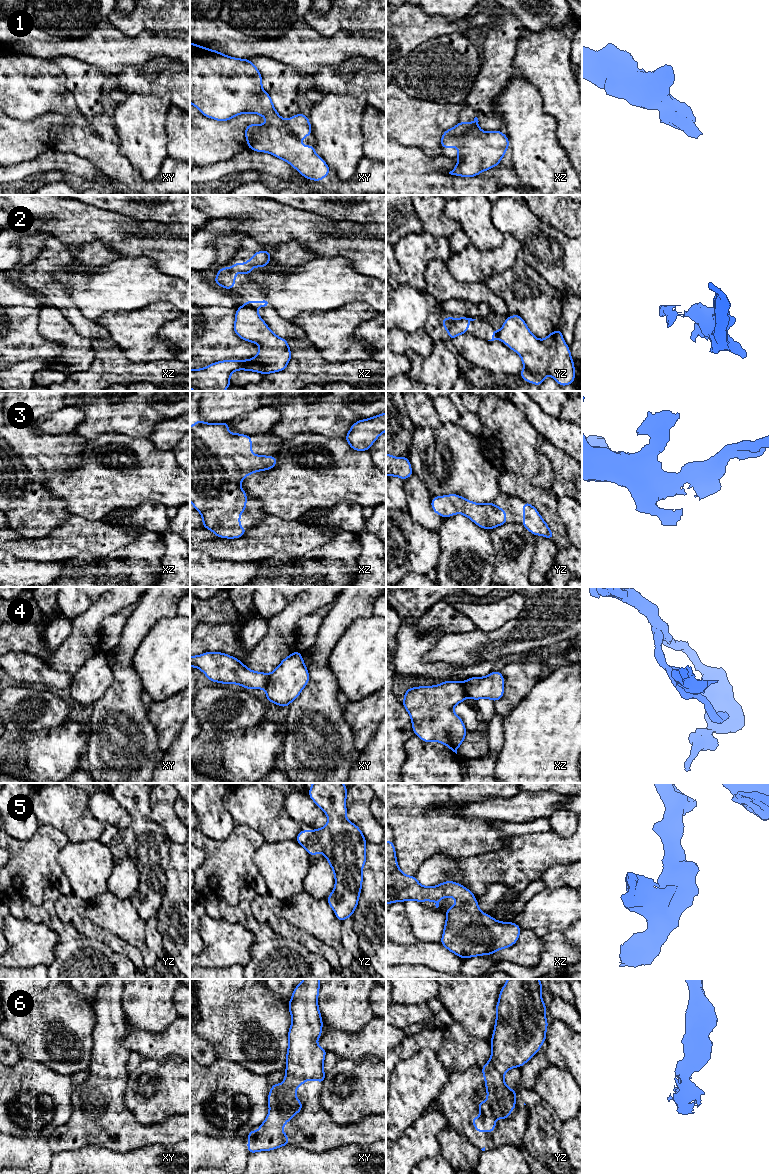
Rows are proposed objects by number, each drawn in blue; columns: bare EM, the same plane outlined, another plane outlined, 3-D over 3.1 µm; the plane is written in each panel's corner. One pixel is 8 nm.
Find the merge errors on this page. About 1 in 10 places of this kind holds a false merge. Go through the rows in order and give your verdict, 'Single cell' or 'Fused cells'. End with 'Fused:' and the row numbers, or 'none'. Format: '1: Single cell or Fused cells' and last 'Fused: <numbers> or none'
1: Single cell
2: Fused cells
3: Single cell
4: Single cell
5: Single cell
6: Single cell
Fused: 2

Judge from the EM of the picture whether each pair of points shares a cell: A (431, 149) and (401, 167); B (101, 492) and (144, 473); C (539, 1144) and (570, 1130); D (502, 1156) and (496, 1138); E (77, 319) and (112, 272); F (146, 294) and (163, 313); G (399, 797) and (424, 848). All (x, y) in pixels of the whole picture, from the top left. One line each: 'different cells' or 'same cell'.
A: different cells
B: same cell
C: different cells
D: different cells
E: different cells
F: different cells
G: same cell

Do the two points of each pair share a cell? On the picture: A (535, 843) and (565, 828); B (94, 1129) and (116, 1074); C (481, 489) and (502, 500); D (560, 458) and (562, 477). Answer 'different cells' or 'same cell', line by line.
A: different cells
B: same cell
C: different cells
D: same cell

